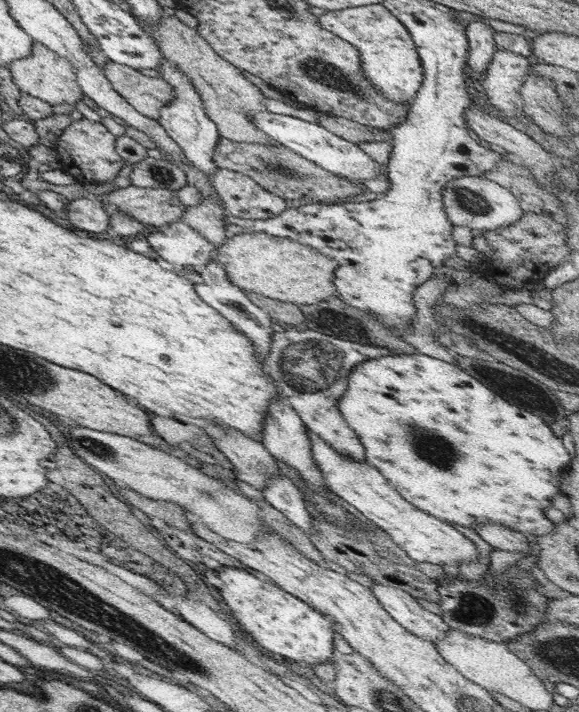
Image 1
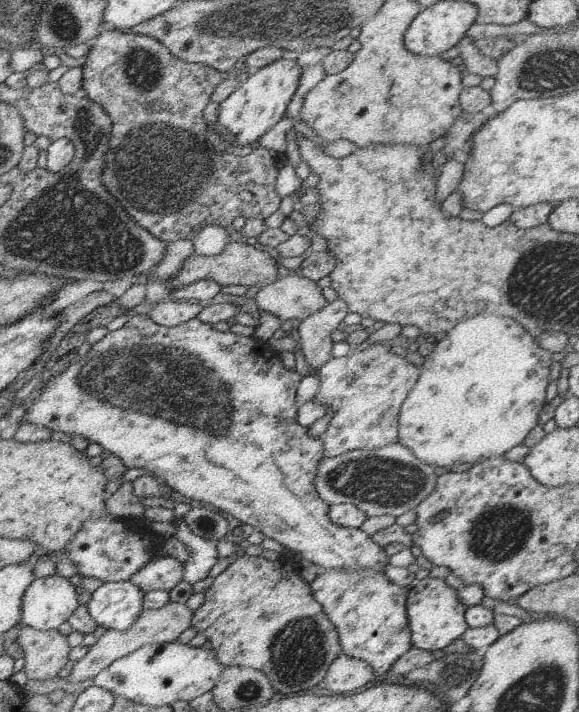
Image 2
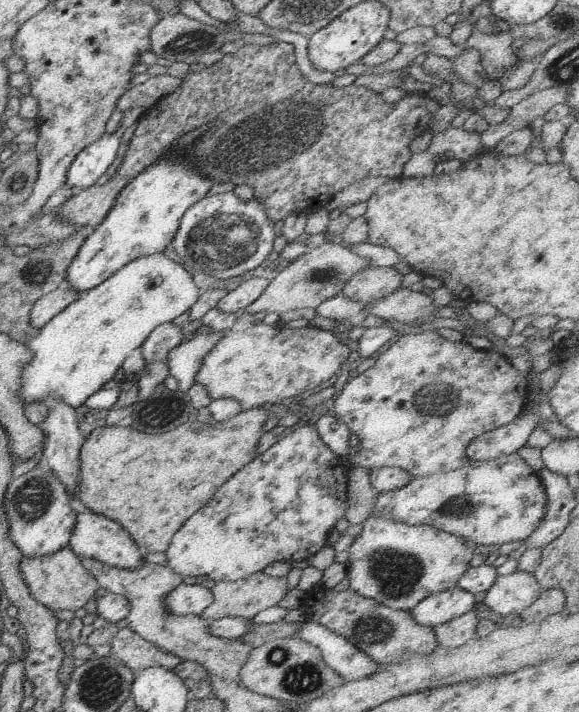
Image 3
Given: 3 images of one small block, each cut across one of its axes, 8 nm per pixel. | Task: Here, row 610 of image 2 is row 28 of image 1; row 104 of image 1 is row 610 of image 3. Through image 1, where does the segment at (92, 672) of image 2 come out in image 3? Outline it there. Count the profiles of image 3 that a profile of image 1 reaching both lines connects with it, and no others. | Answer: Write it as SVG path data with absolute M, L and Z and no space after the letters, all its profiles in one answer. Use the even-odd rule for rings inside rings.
M258 571L242 580L218 581L211 591L213 601L206 610L203 610L202 618L210 622L226 617L252 619L258 612L278 604L288 592L288 583L286 577L272 577L266 572Z

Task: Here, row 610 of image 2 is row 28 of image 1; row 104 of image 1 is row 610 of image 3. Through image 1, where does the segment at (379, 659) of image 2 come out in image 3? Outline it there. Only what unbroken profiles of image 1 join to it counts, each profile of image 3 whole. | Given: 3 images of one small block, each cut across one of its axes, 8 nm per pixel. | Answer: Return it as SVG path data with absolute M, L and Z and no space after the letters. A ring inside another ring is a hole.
M378 513L368 517L361 525L362 532L354 538L347 550L350 552L346 562L348 580L350 580L349 590L396 610L411 611L416 603L427 596L456 587L458 579L471 567L470 560L474 558L474 551L478 545L472 540L428 525L412 526Z

